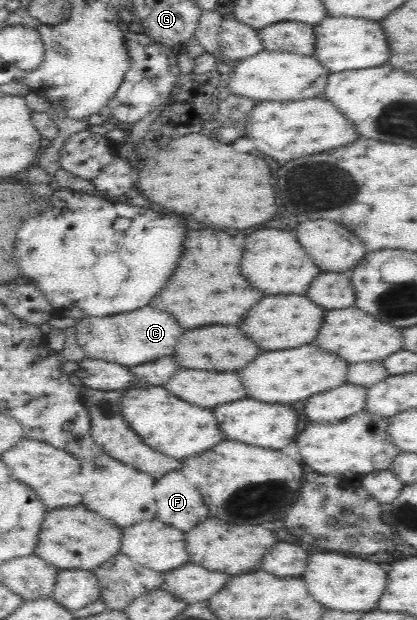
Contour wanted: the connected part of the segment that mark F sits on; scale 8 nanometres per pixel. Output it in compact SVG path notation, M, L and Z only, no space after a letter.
M172 471L156 481L155 503L156 519L182 532L208 517L208 509L204 507L200 493L180 471Z

